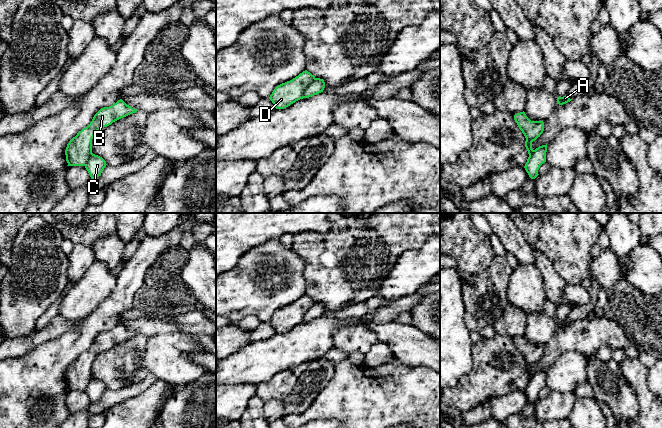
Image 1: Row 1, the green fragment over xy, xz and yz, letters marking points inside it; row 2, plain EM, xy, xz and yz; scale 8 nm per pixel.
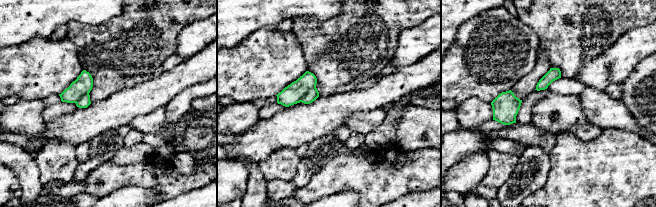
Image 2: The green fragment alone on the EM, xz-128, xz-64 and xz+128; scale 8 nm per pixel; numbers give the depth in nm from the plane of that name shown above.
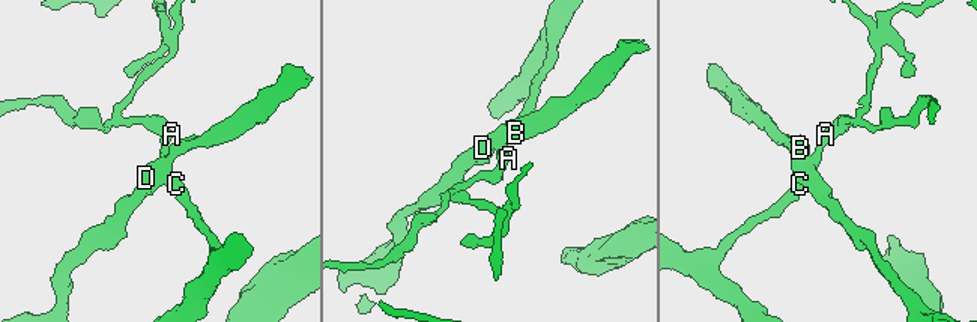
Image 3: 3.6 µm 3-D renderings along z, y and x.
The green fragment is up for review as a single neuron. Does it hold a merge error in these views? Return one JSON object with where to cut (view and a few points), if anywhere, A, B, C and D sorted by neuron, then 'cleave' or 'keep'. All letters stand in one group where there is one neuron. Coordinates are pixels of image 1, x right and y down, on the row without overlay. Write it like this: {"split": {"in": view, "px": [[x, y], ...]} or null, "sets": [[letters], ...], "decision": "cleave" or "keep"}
{"split": {"in": "xz", "px": [[315, 302], [304, 315], [303, 321]]}, "sets": [["A", "C"], ["B", "D"]], "decision": "cleave"}

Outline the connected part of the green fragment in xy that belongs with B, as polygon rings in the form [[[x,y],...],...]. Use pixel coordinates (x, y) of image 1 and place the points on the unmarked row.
[[[122,323],[109,331],[101,332],[93,341],[90,348],[83,352],[67,368],[65,379],[68,390],[85,390],[92,377],[92,363],[102,352],[111,349],[113,346],[136,337]]]

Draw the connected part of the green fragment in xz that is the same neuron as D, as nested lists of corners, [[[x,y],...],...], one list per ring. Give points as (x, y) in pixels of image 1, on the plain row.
[[[307,294],[290,305],[278,309],[269,323],[276,333],[284,333],[296,325],[303,323],[306,312],[315,304],[315,300]]]

